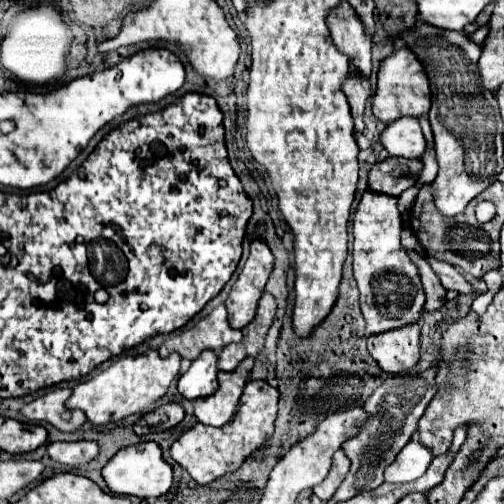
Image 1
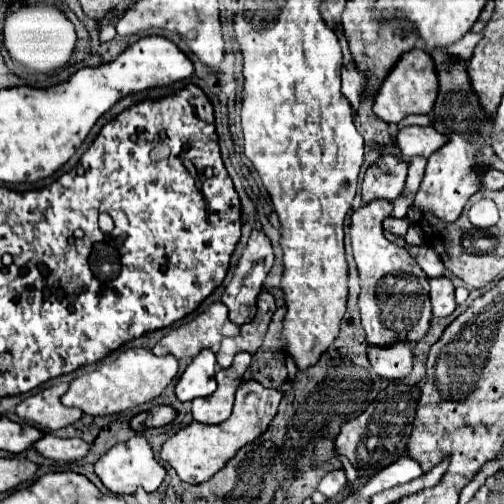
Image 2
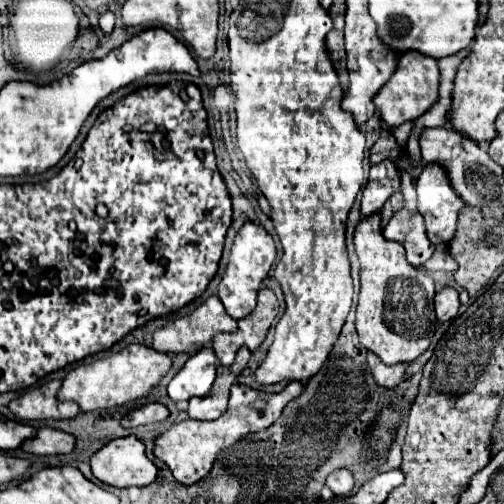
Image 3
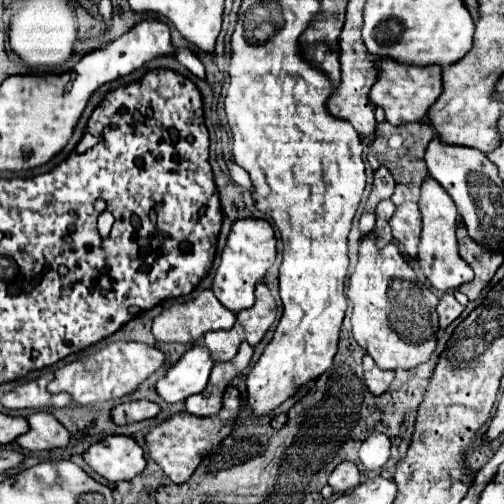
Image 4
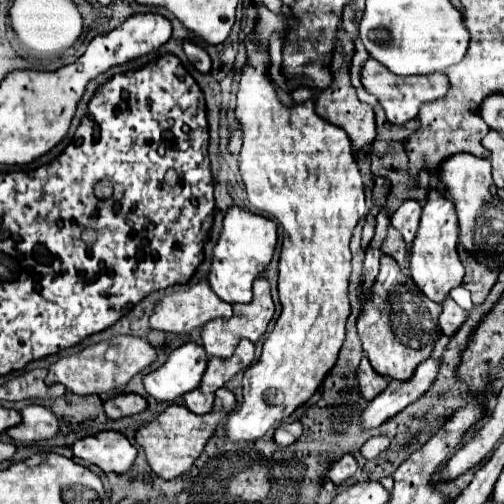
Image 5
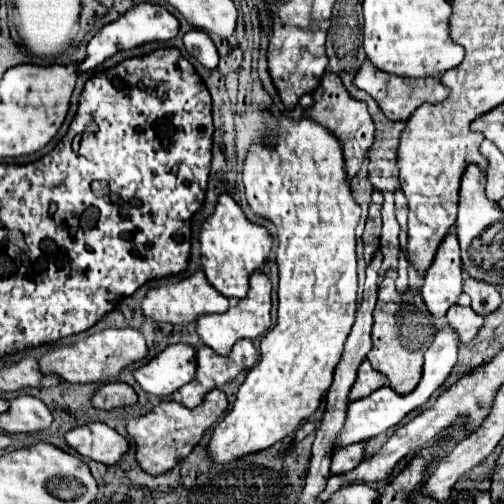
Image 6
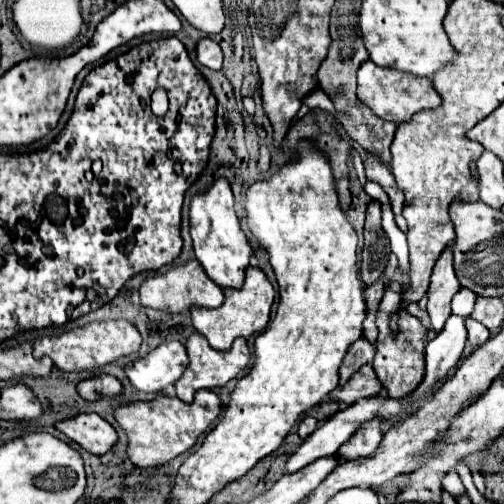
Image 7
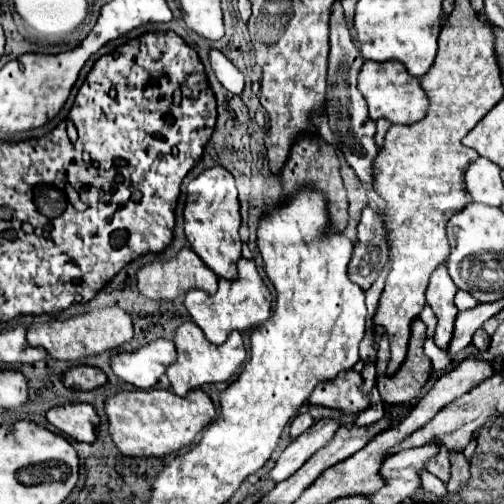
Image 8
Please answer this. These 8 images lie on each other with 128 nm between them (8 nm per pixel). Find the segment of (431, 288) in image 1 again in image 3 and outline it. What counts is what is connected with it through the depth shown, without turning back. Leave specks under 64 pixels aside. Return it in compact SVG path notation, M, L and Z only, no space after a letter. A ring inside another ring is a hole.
M444 286L434 296L434 308L436 308L436 320L438 322L446 322L446 320L454 318L458 314L458 308L460 308L458 292L450 286Z

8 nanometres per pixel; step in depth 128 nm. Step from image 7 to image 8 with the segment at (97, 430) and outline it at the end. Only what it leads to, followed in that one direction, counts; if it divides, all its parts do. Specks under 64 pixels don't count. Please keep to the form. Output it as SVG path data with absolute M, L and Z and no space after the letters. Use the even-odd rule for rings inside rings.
M70 404L62 408L52 408L46 412L46 418L60 432L68 434L78 442L92 444L96 440L96 426L100 418L90 404Z

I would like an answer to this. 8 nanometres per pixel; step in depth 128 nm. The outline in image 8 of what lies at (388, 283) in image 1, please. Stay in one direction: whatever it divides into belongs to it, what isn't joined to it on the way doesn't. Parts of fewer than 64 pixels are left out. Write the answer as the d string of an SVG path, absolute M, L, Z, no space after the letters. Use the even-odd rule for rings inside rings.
M416 318L412 322L412 336L410 336L410 342L408 342L408 360L404 360L404 368L400 368L400 372L396 372L396 376L384 376L384 368L388 368L388 338L384 338L384 332L380 332L378 336L378 356L376 356L376 372L378 372L378 378L376 378L376 388L382 396L382 400L390 406L396 406L396 404L406 404L410 400L416 400L420 396L420 388L426 384L426 380L430 378L430 360L424 356L424 348L422 348L422 342L424 342L424 336L426 336L426 326L420 318Z

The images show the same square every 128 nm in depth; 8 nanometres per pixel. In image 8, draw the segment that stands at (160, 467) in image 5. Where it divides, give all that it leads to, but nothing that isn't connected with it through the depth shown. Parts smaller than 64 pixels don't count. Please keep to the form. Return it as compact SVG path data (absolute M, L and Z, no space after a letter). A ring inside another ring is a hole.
M136 390L108 398L106 416L110 422L110 438L124 456L162 458L192 444L196 434L214 420L216 410L204 390L192 390L186 398L168 390Z

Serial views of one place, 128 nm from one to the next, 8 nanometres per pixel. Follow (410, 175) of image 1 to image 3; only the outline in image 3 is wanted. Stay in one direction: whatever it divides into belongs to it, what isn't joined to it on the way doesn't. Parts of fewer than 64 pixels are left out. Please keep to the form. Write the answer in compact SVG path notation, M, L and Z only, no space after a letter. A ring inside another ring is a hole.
M392 160L374 164L370 170L368 184L362 190L362 214L370 216L378 212L386 200L400 190L400 174Z

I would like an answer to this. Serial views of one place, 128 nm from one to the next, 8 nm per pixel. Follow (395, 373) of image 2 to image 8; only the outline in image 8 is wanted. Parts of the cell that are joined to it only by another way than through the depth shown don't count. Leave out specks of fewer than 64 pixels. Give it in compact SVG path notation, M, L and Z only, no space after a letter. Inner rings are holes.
M346 370L336 376L334 382L316 386L310 396L310 404L340 408L346 414L358 414L370 406L368 394L362 392L362 374L356 370Z

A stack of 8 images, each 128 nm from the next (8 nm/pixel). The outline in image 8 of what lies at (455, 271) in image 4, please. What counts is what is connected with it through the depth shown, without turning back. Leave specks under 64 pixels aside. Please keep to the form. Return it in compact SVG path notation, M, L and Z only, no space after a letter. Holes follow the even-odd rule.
M440 264L434 274L430 276L430 284L426 290L426 302L432 306L436 314L436 334L434 342L438 348L448 348L448 342L452 338L454 320L458 314L458 308L454 306L454 294L458 292L456 284L452 284L452 278L448 276L446 264Z

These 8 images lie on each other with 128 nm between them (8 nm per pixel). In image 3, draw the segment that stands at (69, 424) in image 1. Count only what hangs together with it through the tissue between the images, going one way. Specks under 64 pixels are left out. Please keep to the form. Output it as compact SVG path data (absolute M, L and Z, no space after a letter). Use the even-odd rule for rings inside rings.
M60 380L44 382L20 394L8 404L8 408L18 420L70 420L80 412L80 408L72 402L60 402L56 398L58 390Z

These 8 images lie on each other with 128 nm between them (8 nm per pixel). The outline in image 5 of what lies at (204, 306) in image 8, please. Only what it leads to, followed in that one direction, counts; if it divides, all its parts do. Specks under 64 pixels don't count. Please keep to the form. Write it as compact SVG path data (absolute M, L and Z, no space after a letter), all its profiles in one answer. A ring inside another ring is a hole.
M256 278L254 280L254 300L250 304L236 304L234 306L234 316L230 320L210 320L202 328L202 344L208 356L216 358L228 358L236 350L238 342L242 338L248 338L250 342L256 342L268 328L270 320L274 316L274 302L270 296L270 284L266 278Z

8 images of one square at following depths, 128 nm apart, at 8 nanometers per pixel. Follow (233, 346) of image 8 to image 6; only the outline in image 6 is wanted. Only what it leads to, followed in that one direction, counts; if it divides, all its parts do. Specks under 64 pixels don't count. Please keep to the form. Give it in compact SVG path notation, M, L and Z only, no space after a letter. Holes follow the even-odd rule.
M238 340L228 356L218 356L208 346L200 346L196 350L196 356L198 356L196 378L184 388L180 388L182 404L188 408L200 406L210 390L220 388L222 384L234 380L242 370L252 368L258 360L258 352L252 340Z

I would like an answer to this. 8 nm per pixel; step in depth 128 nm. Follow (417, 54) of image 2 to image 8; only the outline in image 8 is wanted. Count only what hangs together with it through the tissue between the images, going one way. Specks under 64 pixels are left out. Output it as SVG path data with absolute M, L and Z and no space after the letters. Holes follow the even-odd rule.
M366 60L358 76L358 88L368 102L368 112L372 120L386 118L392 124L412 124L418 122L422 116L426 116L428 112L428 96L422 90L420 80L416 76L410 76L410 72L398 60L392 62Z

